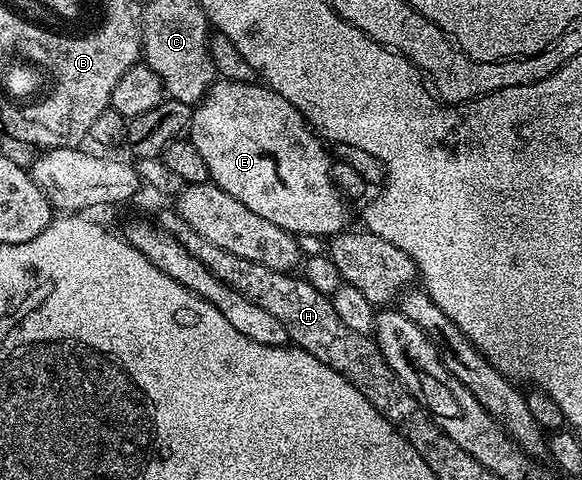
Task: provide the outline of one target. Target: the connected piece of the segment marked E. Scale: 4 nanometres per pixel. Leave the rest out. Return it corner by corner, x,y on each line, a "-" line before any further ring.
217,80
213,82
212,87
208,89
204,96
204,101
193,109
192,118
188,122
186,137
189,142
194,144
198,156
202,156
202,164
206,164
209,179
218,188
222,188
222,192
234,196
234,200
238,200
241,204
246,204
246,208
250,208
250,212
262,216
262,220
270,220
270,224
278,224
278,228
282,228
293,236
305,234
306,236
316,236
321,240
328,240
331,239
333,234
345,232
346,224
344,224
344,221
348,218
347,212
344,211
346,199
340,194
338,187
333,182
332,166
334,162
329,153
324,152
325,143
318,140
312,127
302,116
302,112
298,112
298,108
294,108
294,104
290,104
290,100
282,100
282,96
278,96
278,92
274,92
269,86
257,84
255,81
229,82

